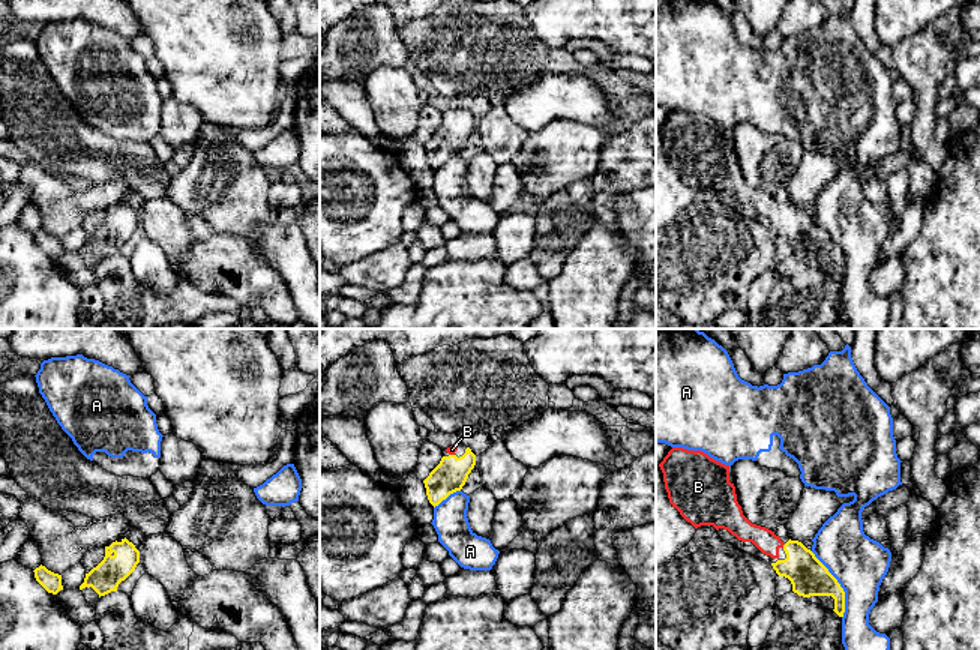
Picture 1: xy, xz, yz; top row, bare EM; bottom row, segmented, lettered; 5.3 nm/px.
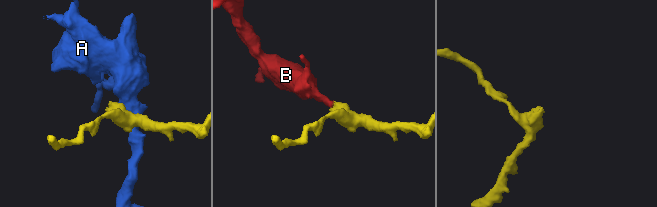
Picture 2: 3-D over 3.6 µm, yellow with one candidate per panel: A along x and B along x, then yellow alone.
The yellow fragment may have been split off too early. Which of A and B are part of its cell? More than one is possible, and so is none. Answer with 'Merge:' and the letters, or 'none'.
Merge: B

